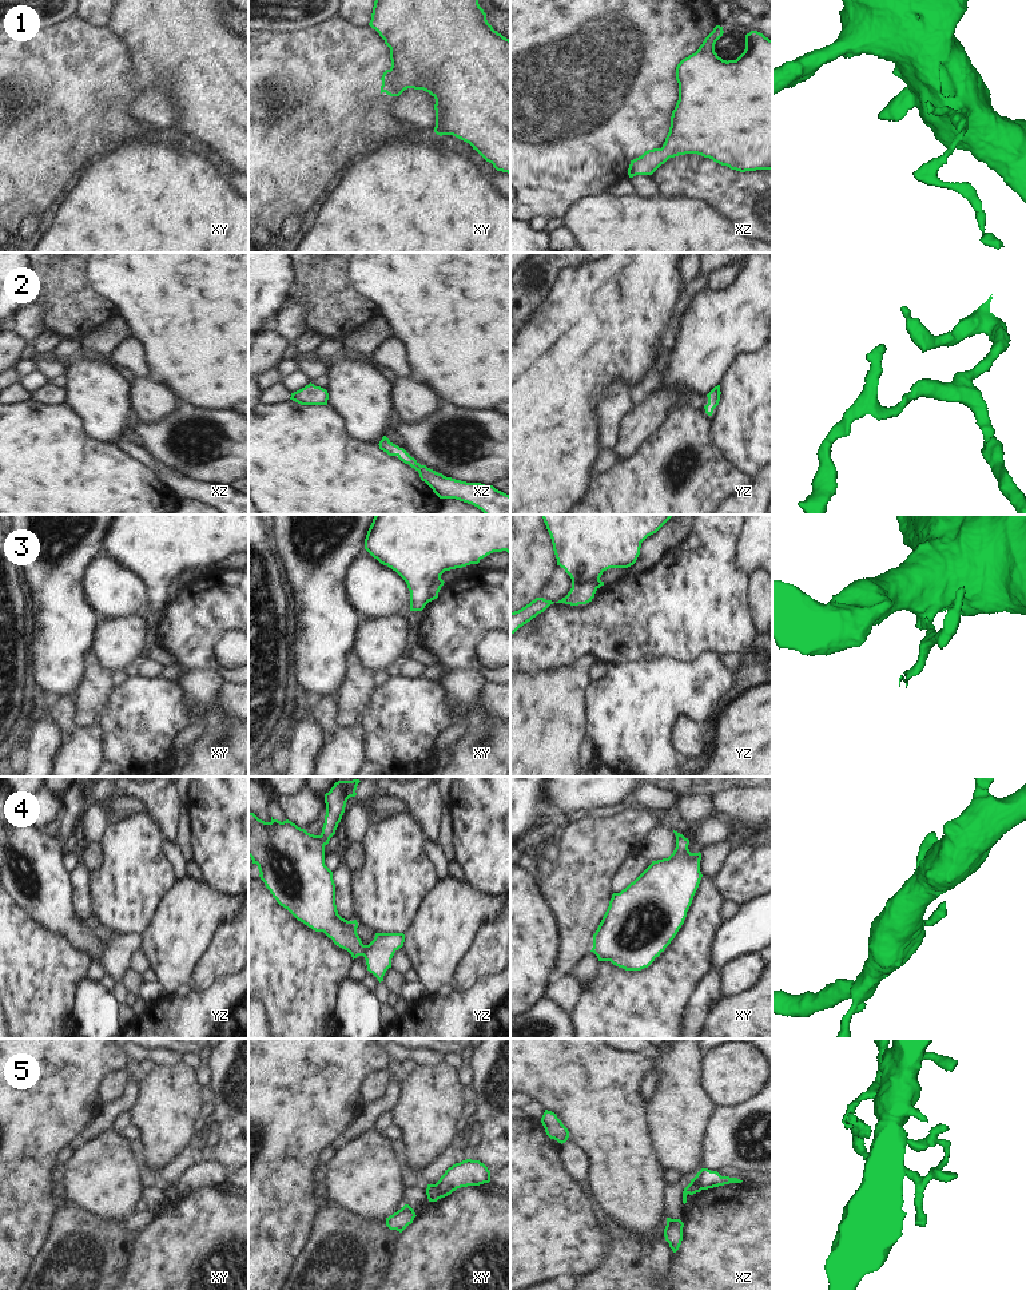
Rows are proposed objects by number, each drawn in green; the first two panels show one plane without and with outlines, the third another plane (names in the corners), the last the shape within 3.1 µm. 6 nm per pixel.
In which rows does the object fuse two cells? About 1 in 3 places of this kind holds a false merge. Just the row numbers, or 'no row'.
3, 5

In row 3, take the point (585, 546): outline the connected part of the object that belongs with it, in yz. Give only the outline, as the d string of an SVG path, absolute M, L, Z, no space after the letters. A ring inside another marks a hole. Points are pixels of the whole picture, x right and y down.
M542 515L542 519L552 539L557 565L565 569L572 582L597 579L600 588L604 586L600 580L603 572L633 565L640 555L641 543L672 516L675 515Z

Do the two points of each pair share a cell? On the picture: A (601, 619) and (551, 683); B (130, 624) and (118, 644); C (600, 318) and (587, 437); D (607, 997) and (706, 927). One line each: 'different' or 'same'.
A: different
B: same
C: same
D: same

